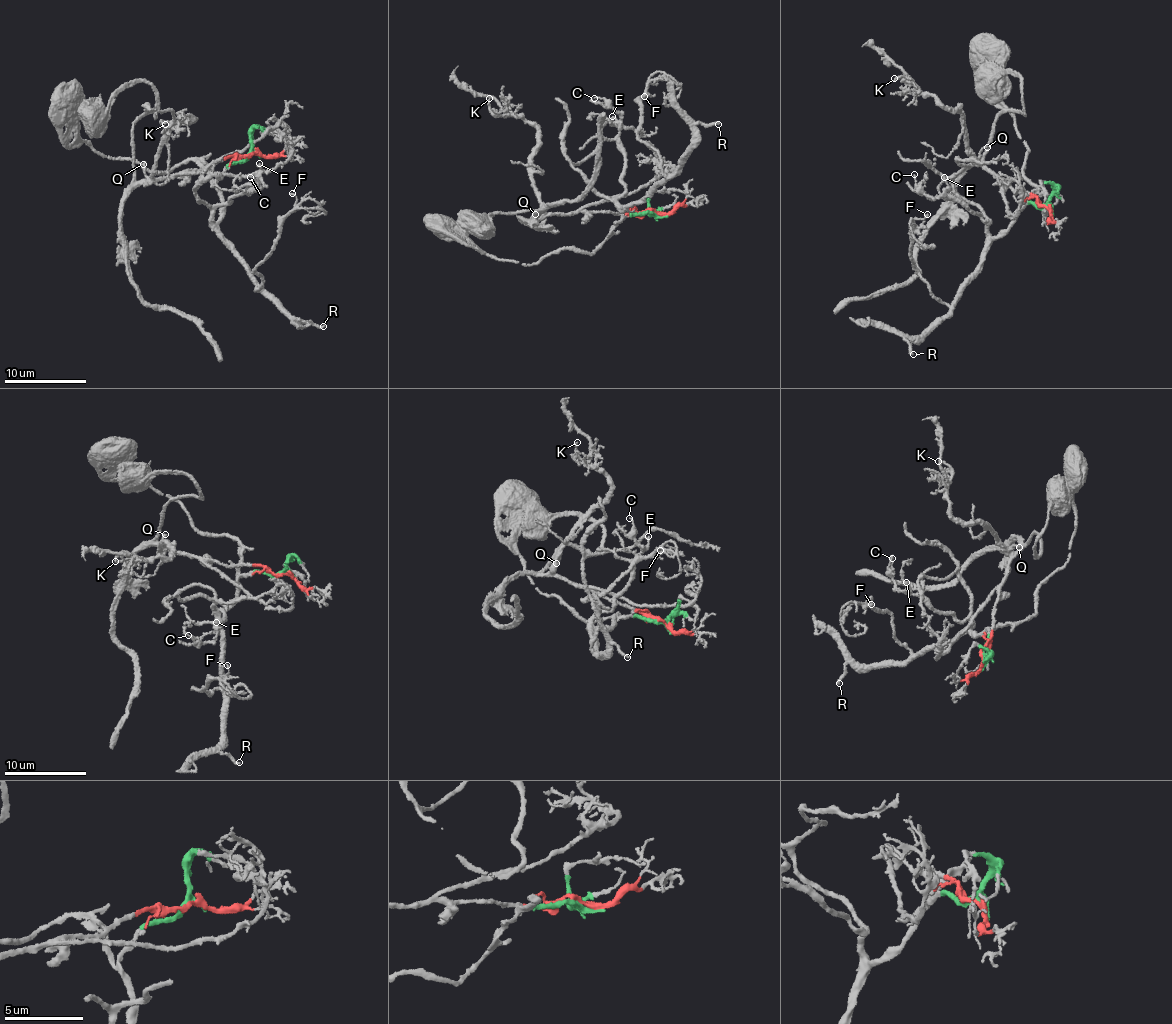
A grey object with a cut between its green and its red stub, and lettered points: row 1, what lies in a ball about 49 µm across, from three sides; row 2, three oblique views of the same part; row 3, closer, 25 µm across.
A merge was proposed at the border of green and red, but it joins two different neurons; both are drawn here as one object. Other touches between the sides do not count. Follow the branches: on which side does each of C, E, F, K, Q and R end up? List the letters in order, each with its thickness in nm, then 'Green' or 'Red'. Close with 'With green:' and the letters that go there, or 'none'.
C: Thickness 100 nm. Green
E: Thickness 190 nm. Green
F: Thickness 150 nm. Green
K: Thickness 160 nm. Red
Q: Thickness 170 nm. Red
R: Thickness 240 nm. Green
With green: C, E, F, R

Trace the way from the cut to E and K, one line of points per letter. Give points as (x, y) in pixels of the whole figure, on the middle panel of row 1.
E: (656, 214), (624, 217), (631, 211), (616, 201), (626, 189), (620, 124), (613, 117)
K: (656, 212), (550, 214), (532, 186), (529, 171), (536, 128), (525, 119), (500, 117), (490, 108), (489, 98)

